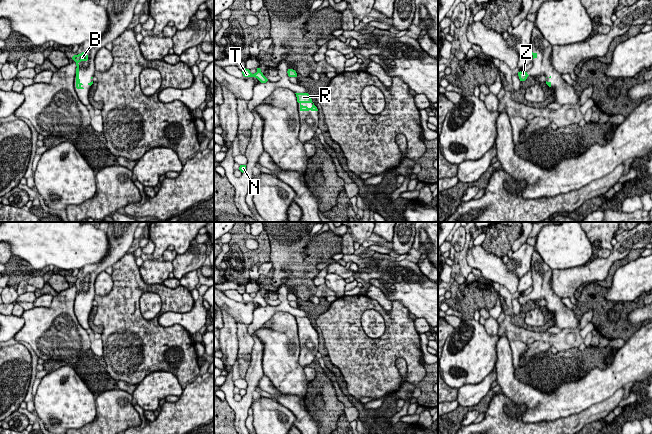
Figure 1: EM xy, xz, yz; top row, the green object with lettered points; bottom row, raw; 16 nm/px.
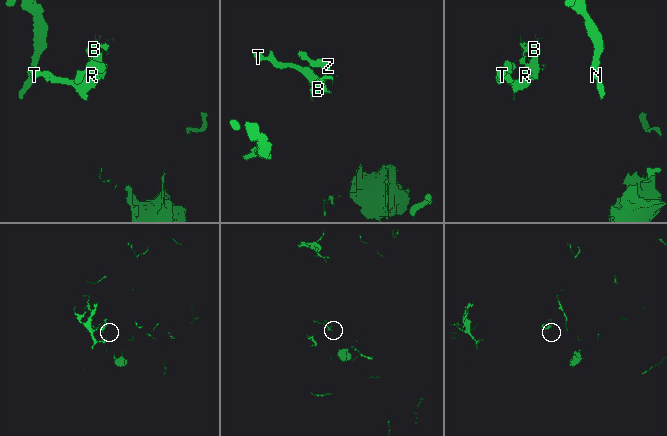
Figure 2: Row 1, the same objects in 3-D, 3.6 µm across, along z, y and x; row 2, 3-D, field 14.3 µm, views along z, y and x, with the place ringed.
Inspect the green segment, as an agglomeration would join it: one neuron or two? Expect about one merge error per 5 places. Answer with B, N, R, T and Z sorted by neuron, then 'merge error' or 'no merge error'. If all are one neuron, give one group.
B N R T Z | no merge error

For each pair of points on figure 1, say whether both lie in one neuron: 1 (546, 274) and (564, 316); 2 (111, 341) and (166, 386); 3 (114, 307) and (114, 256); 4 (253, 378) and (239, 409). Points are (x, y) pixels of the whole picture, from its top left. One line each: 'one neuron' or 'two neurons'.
1: one neuron
2: two neurons
3: two neurons
4: one neuron

